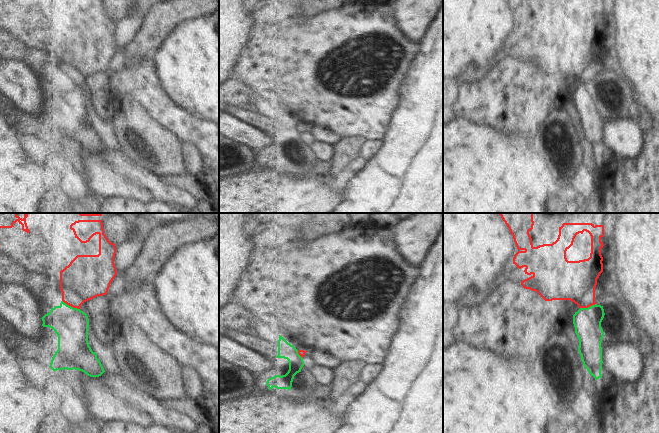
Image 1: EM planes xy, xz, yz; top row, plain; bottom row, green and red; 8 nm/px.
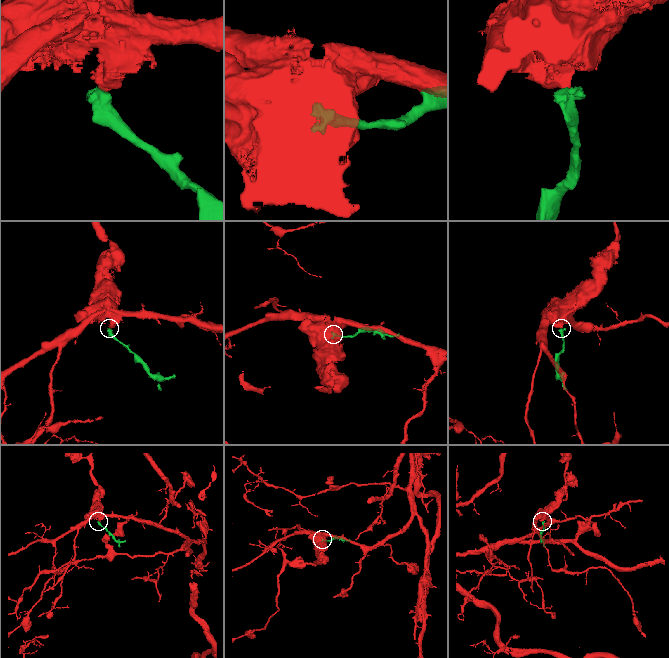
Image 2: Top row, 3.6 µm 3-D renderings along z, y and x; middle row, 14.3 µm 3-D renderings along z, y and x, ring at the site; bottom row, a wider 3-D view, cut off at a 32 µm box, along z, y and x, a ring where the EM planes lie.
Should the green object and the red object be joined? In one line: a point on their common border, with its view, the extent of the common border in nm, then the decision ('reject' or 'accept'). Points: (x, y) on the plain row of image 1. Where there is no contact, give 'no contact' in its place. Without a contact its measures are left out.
meets green in xy at (70, 82); contact 160 nm long; reject

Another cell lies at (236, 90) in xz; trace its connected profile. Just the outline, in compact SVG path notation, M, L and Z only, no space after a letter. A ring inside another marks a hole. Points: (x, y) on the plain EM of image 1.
M233 75L219 84L219 112L229 105L253 106L256 98L255 87L242 76Z

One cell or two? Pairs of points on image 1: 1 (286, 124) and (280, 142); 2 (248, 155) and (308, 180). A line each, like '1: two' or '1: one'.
1: two
2: two

